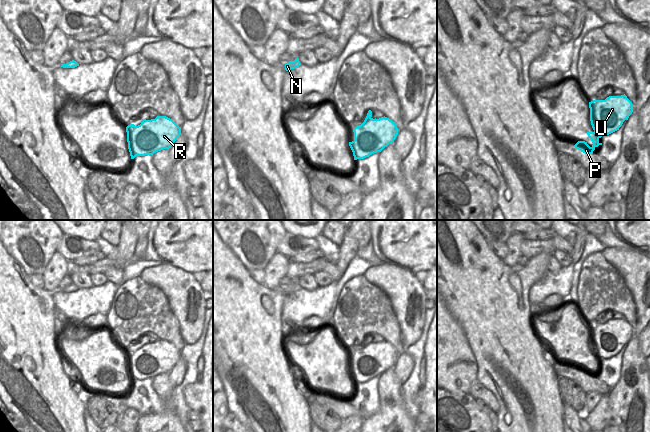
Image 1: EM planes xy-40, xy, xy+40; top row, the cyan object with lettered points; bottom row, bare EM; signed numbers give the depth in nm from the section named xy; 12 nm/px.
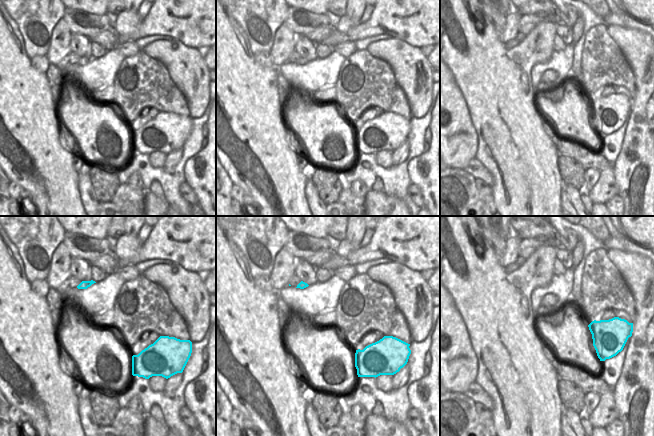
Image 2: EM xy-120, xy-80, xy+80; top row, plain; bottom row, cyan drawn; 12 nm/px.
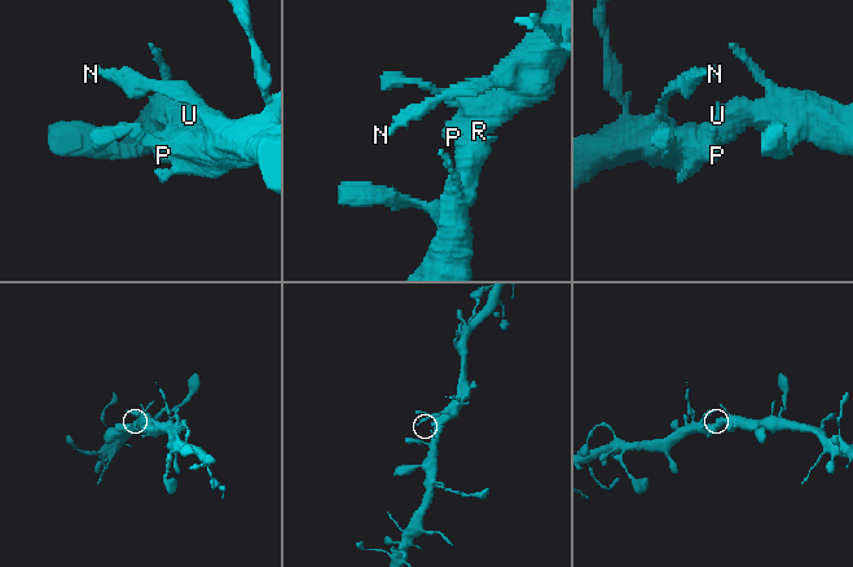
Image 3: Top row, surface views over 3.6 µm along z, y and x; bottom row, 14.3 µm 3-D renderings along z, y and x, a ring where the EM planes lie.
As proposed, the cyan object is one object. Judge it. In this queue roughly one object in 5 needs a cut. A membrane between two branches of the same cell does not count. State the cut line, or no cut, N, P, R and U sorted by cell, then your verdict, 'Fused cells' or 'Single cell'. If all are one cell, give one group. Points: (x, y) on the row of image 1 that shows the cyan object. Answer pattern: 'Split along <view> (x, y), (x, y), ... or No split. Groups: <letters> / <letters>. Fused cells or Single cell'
No split. Groups: N P R U. Single cell.

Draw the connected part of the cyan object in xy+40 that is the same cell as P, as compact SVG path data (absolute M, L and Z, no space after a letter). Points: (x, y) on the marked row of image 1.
M609 96L605 100L593 100L589 102L590 121L593 132L587 132L593 145L590 147L585 141L578 141L574 147L581 152L590 155L602 143L599 139L609 135L622 126L625 120L633 112L633 104L627 96Z

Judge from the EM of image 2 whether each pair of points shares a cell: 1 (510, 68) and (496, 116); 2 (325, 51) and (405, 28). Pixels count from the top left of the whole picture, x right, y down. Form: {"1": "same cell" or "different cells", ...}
{"1": "same cell", "2": "different cells"}

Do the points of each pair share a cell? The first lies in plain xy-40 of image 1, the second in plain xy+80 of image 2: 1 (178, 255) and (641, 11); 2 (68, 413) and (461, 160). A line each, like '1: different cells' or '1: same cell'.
1: same cell
2: different cells

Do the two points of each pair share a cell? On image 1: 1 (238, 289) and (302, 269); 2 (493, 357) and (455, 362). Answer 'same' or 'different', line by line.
1: different
2: different

